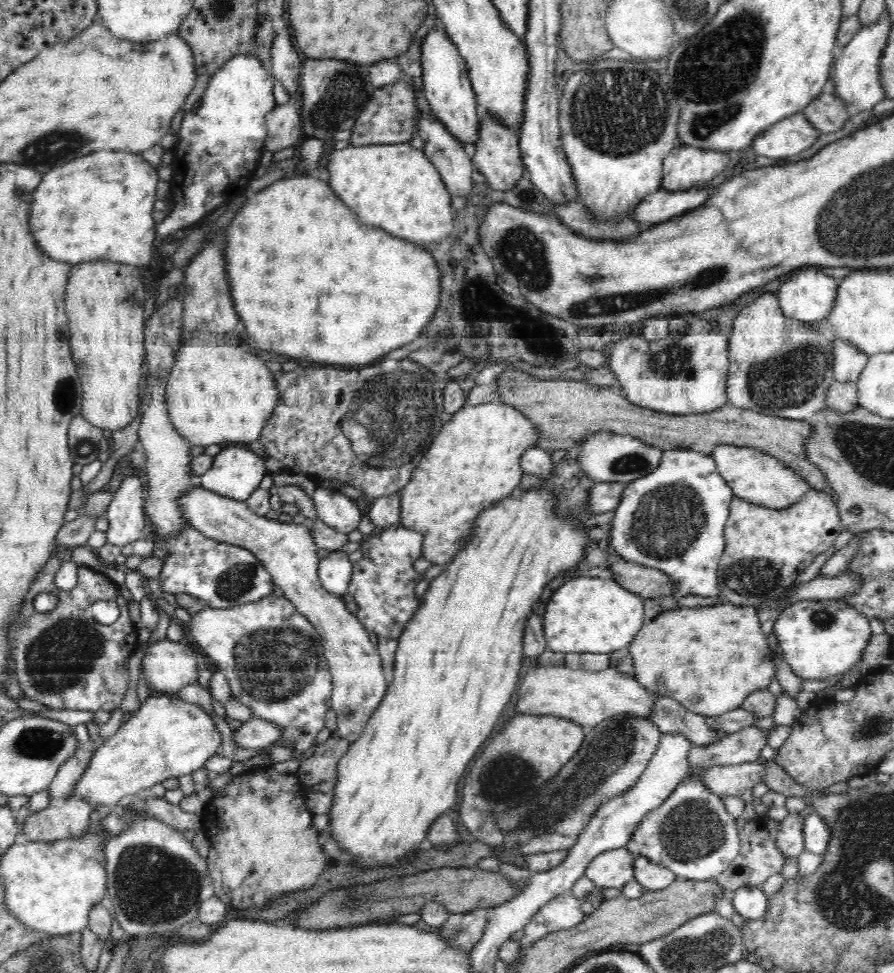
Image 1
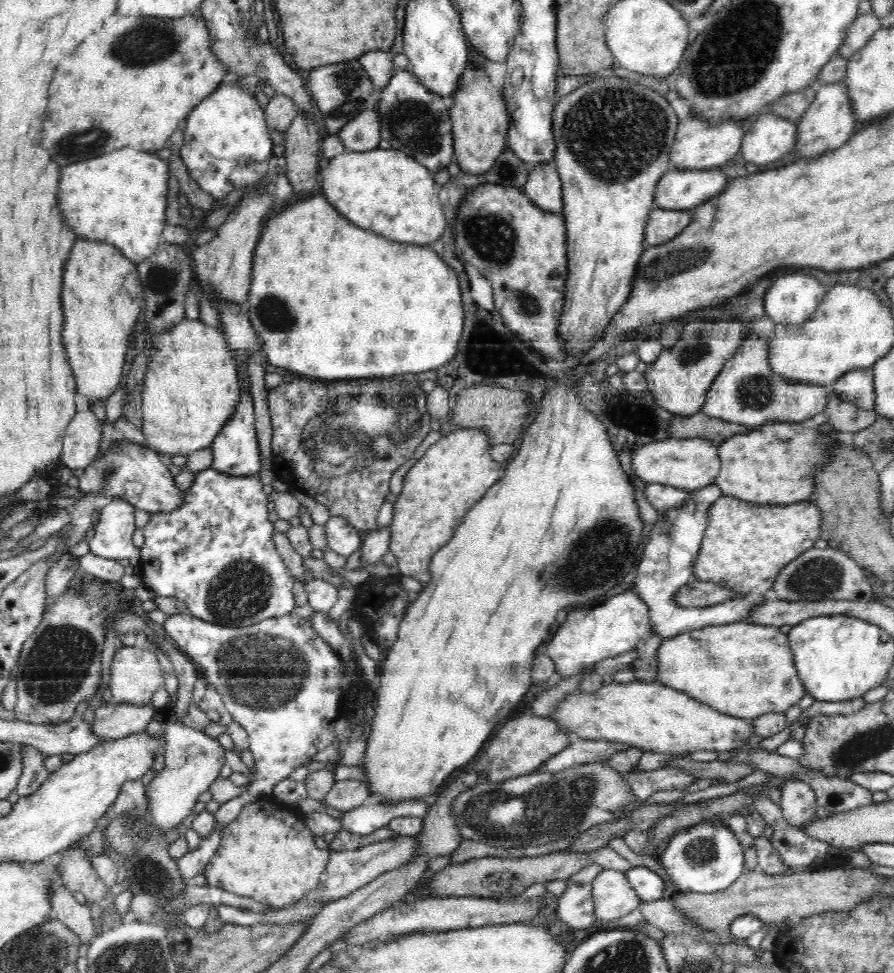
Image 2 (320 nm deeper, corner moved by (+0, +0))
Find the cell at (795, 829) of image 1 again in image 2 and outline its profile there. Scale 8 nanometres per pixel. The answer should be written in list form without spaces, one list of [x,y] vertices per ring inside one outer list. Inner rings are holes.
[[[791,777],[786,780],[781,792],[781,807],[788,823],[801,830],[801,826],[816,819],[815,792],[802,779]]]

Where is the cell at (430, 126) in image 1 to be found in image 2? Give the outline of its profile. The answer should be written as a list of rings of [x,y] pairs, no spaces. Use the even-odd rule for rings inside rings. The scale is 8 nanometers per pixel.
[[[399,70],[394,71],[388,84],[378,91],[376,107],[380,112],[384,130],[384,140],[390,143],[391,149],[408,154],[412,159],[422,164],[432,174],[448,168],[455,162],[455,145],[453,142],[453,124],[449,110],[452,106],[452,97],[437,95],[420,84],[420,79],[413,72]]]

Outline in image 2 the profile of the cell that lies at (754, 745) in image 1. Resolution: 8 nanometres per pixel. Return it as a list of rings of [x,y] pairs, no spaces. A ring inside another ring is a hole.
[[[668,767],[641,773],[626,773],[625,778],[630,781],[631,788],[640,800],[646,800],[660,790],[684,789],[696,780],[688,770]]]

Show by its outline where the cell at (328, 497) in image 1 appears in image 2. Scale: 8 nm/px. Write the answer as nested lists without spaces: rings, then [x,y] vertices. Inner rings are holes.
[[[330,516],[325,524],[328,548],[340,556],[349,557],[363,544],[361,531],[342,516]]]

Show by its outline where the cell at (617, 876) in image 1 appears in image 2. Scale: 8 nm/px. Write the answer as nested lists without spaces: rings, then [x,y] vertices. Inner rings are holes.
[[[604,869],[592,880],[595,917],[611,922],[638,908],[640,899],[624,872]]]

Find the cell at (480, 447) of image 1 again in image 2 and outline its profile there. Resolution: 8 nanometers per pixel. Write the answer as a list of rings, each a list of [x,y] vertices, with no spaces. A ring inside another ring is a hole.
[[[484,427],[460,428],[442,436],[410,467],[403,479],[402,491],[393,502],[393,521],[389,528],[389,549],[396,556],[397,569],[402,575],[427,584],[431,579],[429,564],[432,557],[452,538],[462,516],[472,508],[472,504],[478,502],[488,488],[504,476],[505,467],[494,457],[490,458],[491,446]]]

